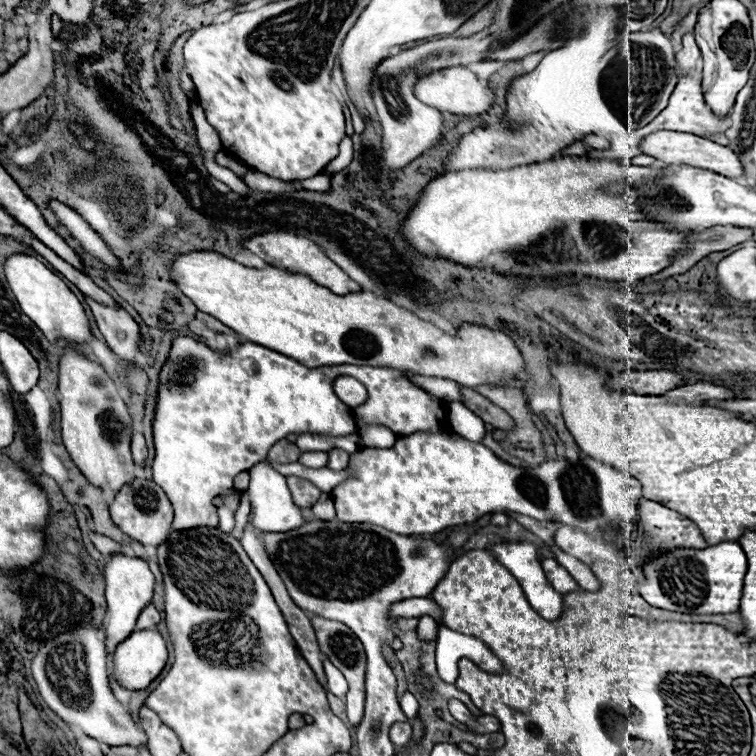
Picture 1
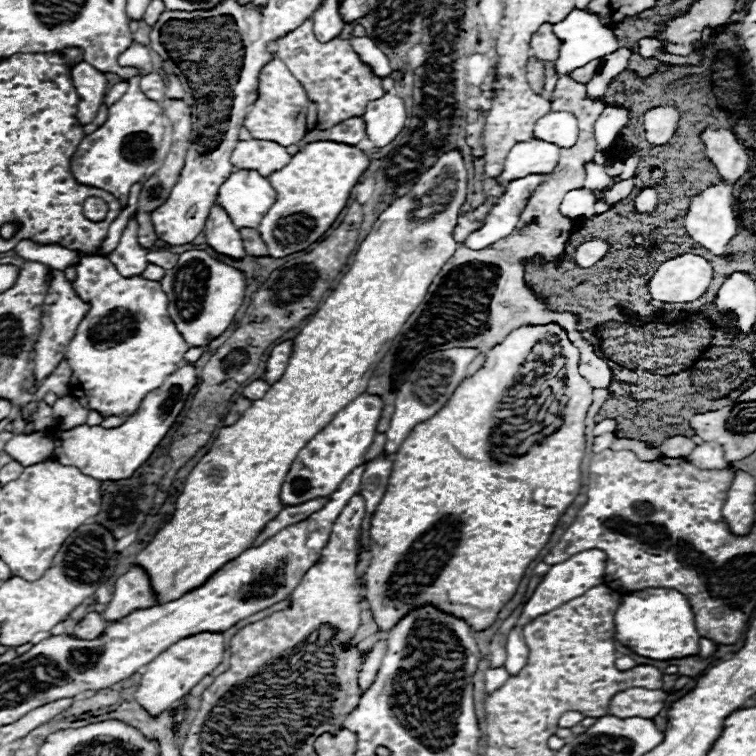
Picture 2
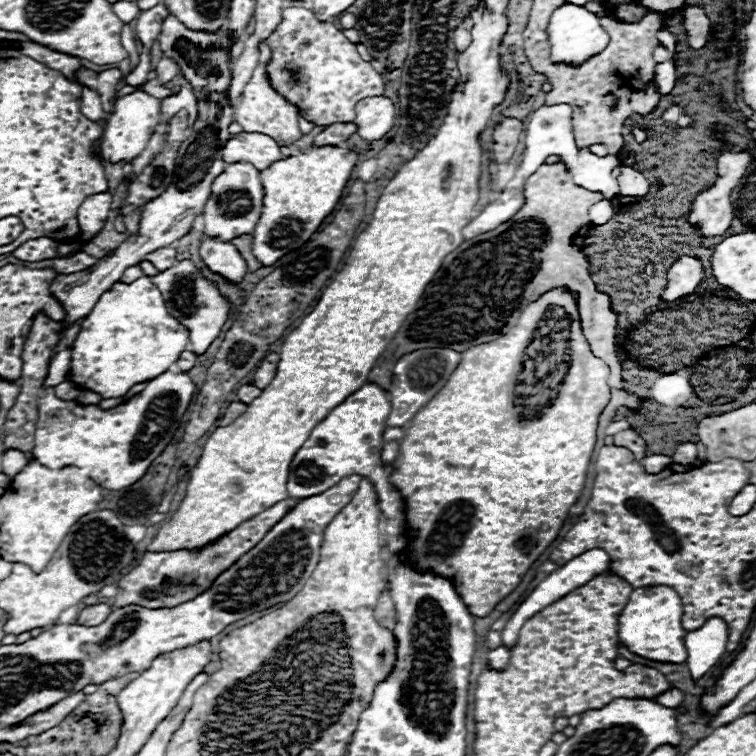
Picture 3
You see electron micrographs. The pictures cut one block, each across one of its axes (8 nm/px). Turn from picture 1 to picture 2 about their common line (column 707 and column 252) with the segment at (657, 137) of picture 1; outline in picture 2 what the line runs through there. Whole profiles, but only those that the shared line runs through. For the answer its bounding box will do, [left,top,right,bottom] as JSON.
[232,140,290,176]

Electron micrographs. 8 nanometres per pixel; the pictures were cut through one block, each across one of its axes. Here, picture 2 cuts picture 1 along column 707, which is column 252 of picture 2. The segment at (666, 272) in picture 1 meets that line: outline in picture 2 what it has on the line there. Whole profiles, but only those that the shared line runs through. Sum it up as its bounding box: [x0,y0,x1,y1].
[240,228,266,256]

